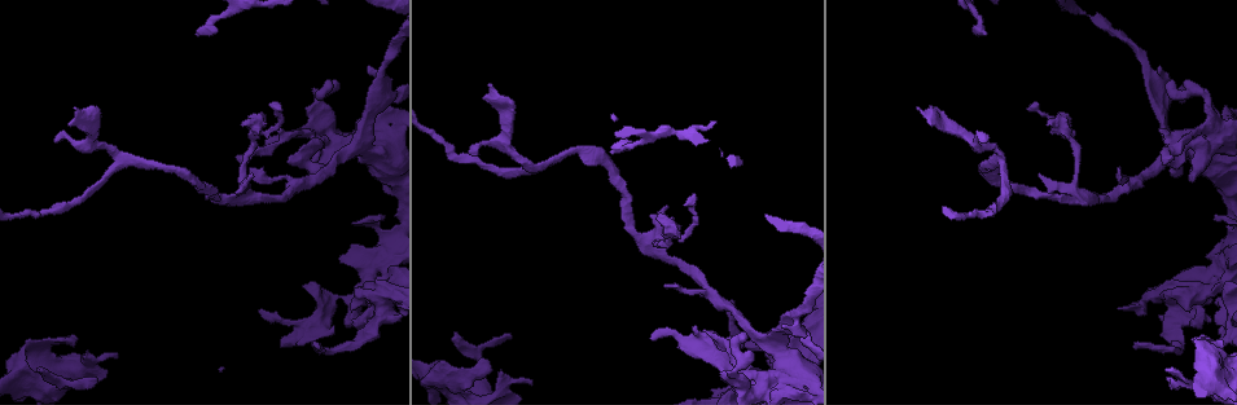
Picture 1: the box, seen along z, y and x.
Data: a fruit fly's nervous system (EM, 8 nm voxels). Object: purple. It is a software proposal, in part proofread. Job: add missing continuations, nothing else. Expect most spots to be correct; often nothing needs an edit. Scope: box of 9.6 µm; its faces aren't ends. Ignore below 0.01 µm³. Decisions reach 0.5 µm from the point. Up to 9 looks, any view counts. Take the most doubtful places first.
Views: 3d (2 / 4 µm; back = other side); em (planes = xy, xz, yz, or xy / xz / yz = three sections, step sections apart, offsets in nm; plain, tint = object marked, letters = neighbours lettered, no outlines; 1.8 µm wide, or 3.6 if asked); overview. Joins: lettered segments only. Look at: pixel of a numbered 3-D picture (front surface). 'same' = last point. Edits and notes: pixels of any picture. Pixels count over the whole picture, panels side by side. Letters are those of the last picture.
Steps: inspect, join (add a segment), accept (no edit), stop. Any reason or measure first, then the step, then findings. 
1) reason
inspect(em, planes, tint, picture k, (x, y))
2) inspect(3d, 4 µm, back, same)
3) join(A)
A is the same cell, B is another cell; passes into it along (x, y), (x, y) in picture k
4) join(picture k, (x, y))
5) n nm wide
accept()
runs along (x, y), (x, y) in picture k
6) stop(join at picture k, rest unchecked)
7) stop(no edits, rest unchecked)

closes a loop
inspect(em, 3.6 µm, planes, plain, picture 1, (788, 381))

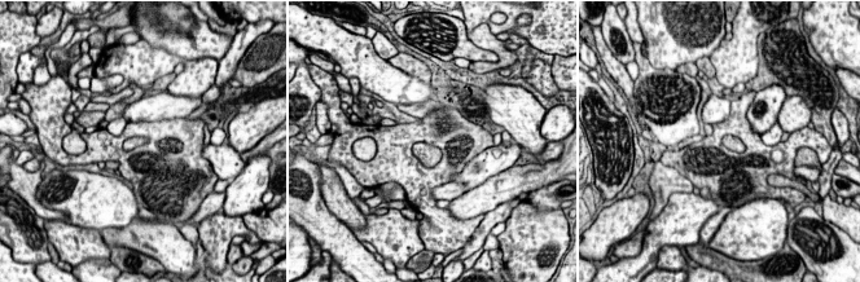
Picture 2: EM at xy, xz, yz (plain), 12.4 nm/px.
what lies round it
inspect(em, 3.6 µm, planes, letters, same)

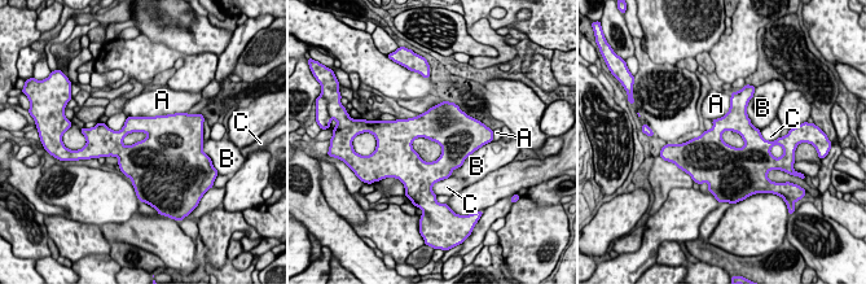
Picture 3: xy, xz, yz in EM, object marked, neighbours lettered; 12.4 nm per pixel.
accept()
A, B and C are other cells; border along (177, 112), (127, 118) in picture 3; none of them fits

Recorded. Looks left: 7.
free end
inspect(em, xy, step 4, tint, picture 1, (197, 35))

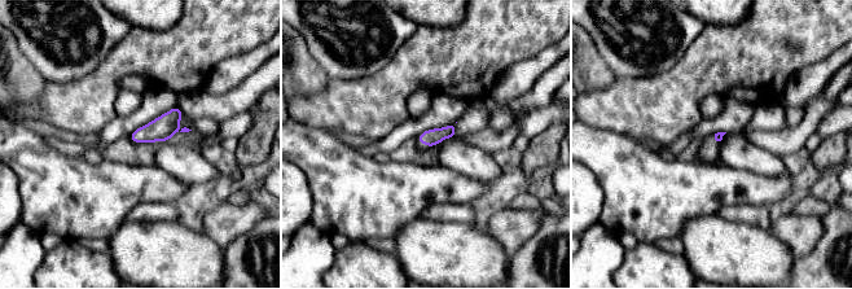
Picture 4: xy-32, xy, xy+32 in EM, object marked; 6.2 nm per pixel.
another direction
inspect(em, planes, letters, same)

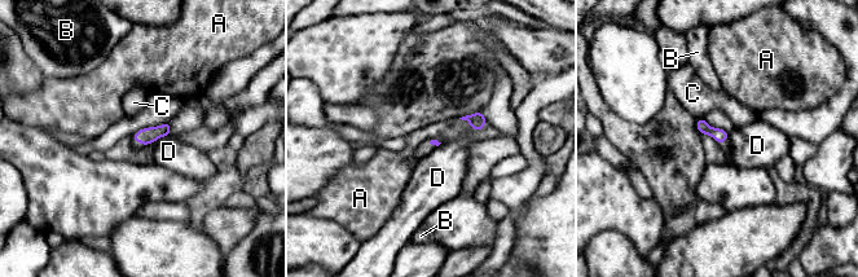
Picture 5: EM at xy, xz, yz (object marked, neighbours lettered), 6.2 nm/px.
accept()
A, B, C and D are other cells; border along (170, 133), (150, 143) in picture 5; no lettered segment goes on from it

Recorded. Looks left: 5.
inspect(em, xy, step 8, letters, picture 1, (255, 133))

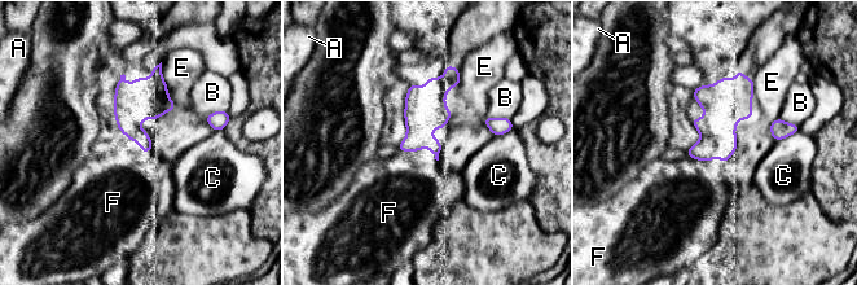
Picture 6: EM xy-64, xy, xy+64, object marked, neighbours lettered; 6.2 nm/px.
inspect(em, planes, letters, same)

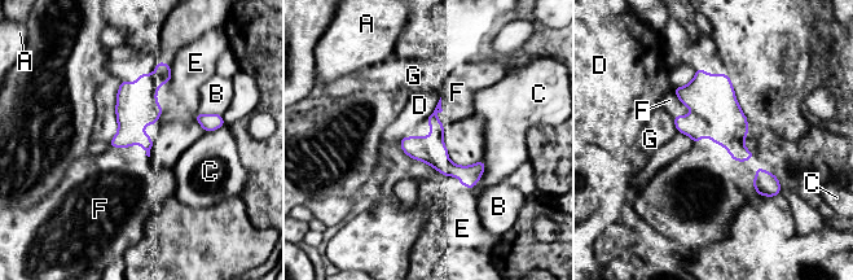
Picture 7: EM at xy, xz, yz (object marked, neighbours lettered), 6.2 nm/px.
accept()
A, B, C, D, E, F and G are other cells; border along (440, 96), (436, 117), (444, 127) in picture 7; no lettered segment goes on from it

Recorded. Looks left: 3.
tapers out
inspect(em, planes, tint, picture 1, (1171, 382))

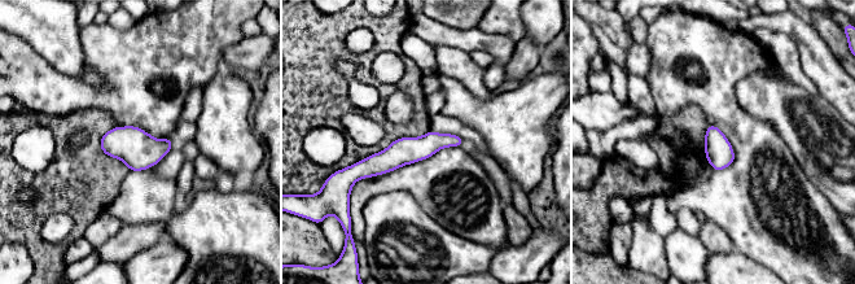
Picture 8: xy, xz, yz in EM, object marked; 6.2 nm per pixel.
see the neighbours
inspect(em, planes, letters, same)

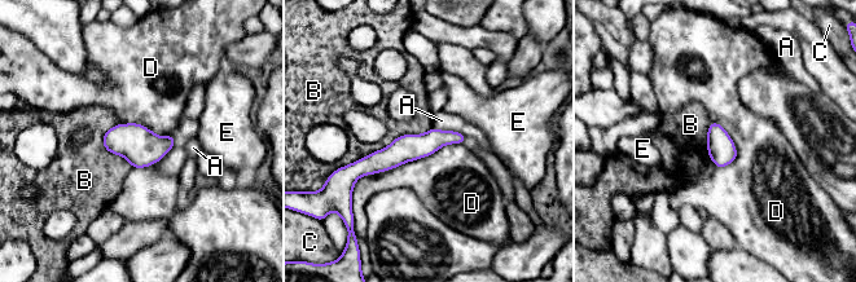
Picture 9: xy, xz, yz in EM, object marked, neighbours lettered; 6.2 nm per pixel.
accept()
A, B, C, D and E are other cells; runs along (461, 137), (434, 139), (356, 168) in picture 9; no lettered segment goes on from it

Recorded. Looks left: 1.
stop(no edits, rest unchecked)

